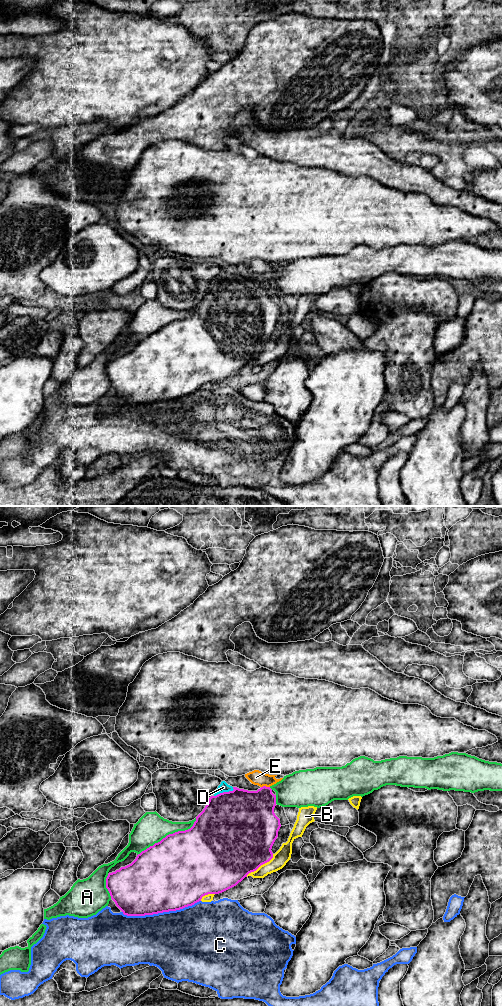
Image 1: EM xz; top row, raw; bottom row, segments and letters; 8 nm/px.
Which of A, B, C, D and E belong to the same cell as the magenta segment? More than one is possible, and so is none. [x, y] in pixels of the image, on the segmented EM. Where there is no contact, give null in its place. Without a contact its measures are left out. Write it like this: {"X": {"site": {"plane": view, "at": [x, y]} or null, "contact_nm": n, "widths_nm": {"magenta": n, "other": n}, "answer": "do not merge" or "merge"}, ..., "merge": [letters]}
{"A": {"site": {"plane": "xz", "at": [169, 834]}, "contact_nm": 550, "widths_nm": {"magenta": 500, "other": 240}, "answer": "do not merge"}, "B": {"site": {"plane": "xz", "at": [260, 865]}, "contact_nm": 280, "widths_nm": {"magenta": 500, "other": 120}, "answer": "do not merge"}, "C": {"site": {"plane": "xz", "at": [161, 912]}, "contact_nm": 650, "widths_nm": {"magenta": 500, "other": 480}, "answer": "do not merge"}, "D": {"site": {"plane": "xz", "at": [224, 792]}, "contact_nm": 180, "widths_nm": {"magenta": 500, "other": 80}, "answer": "merge"}, "E": {"site": {"plane": "xz", "at": [265, 786]}, "contact_nm": 70, "widths_nm": {"magenta": 360, "other": 120}, "answer": "do not merge"}, "merge": ["D"]}

